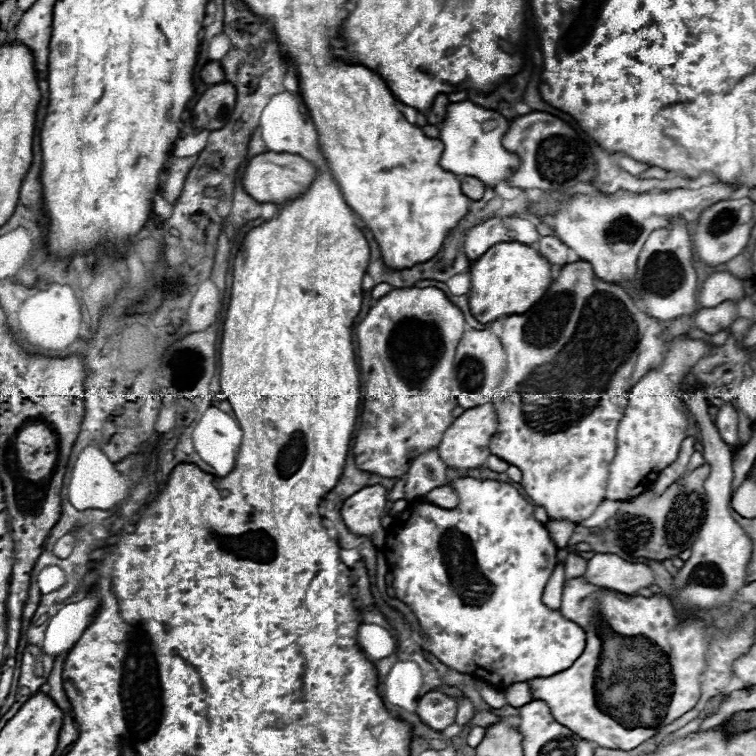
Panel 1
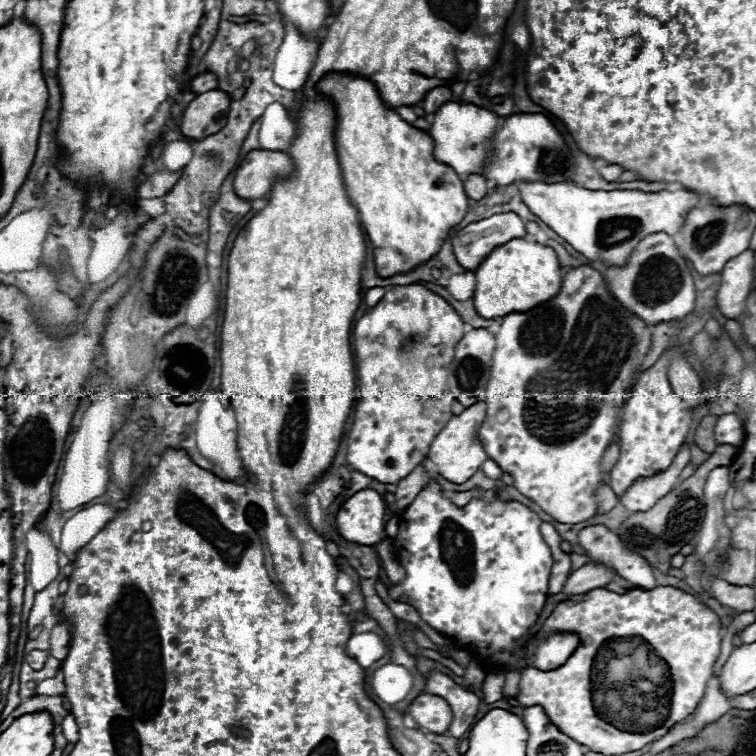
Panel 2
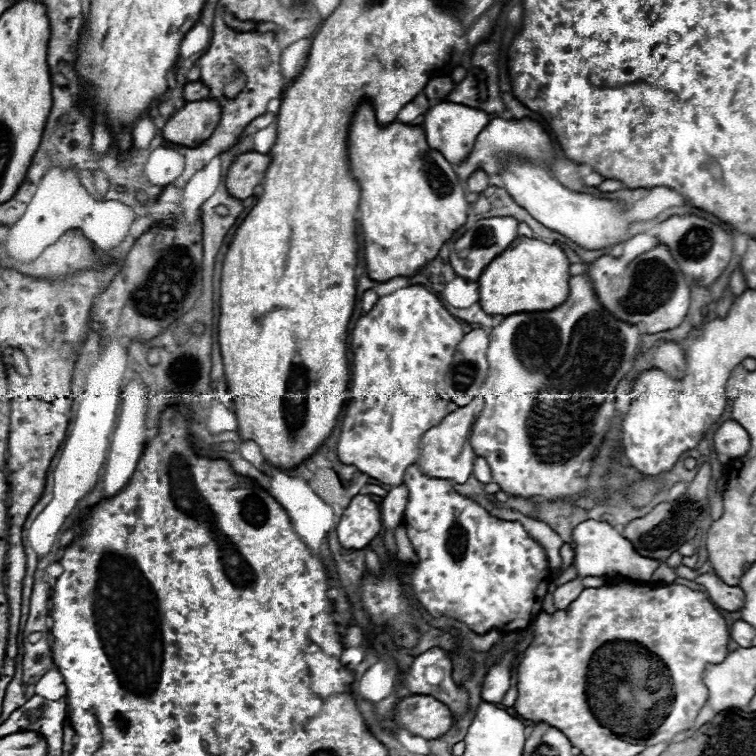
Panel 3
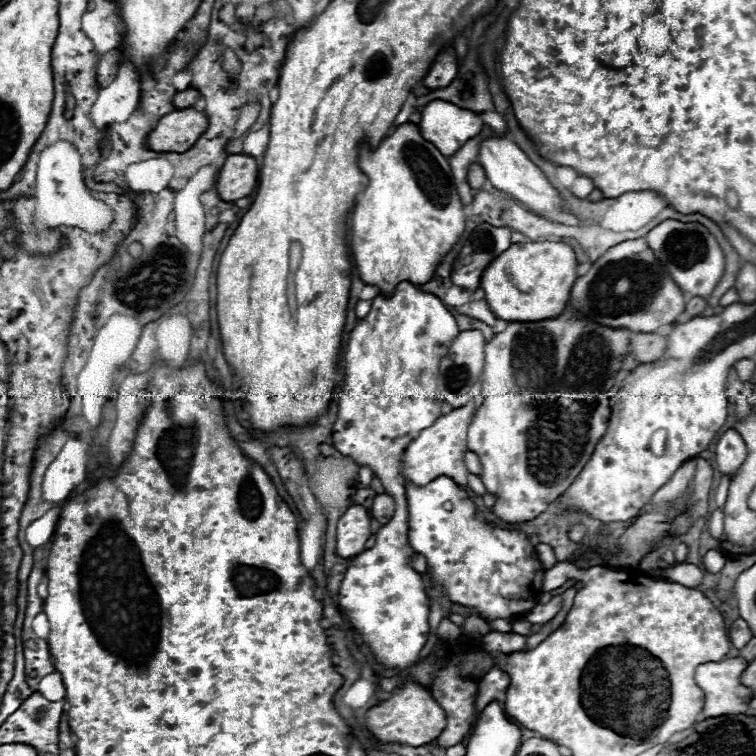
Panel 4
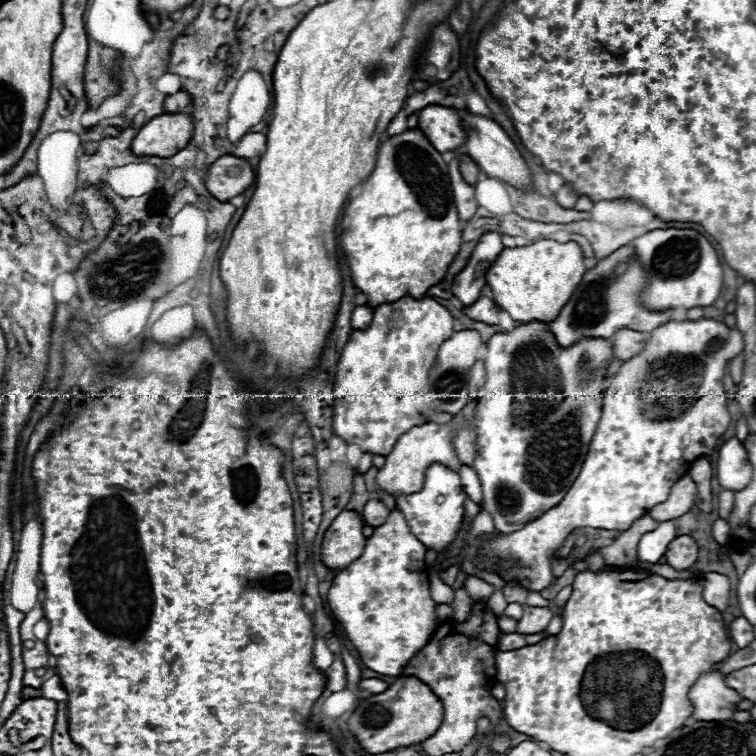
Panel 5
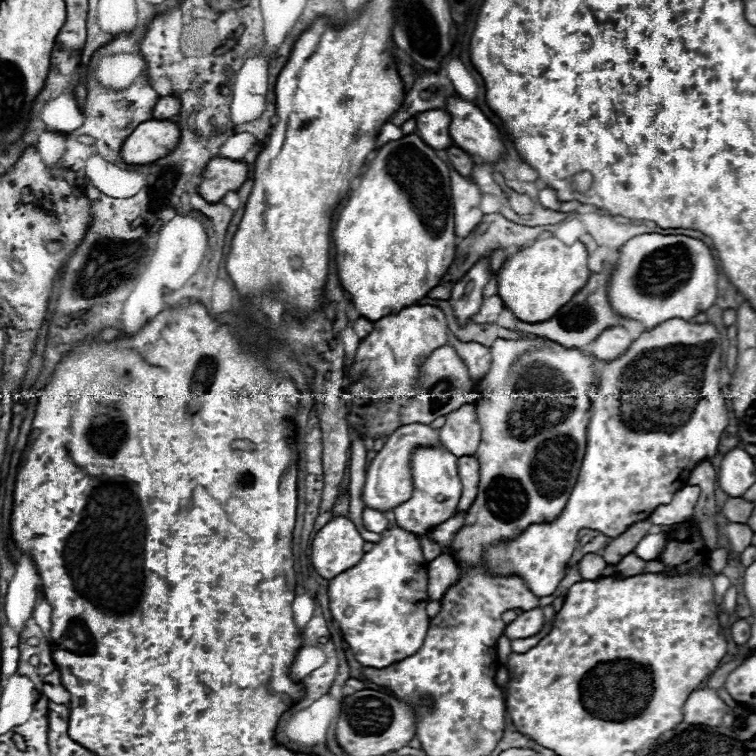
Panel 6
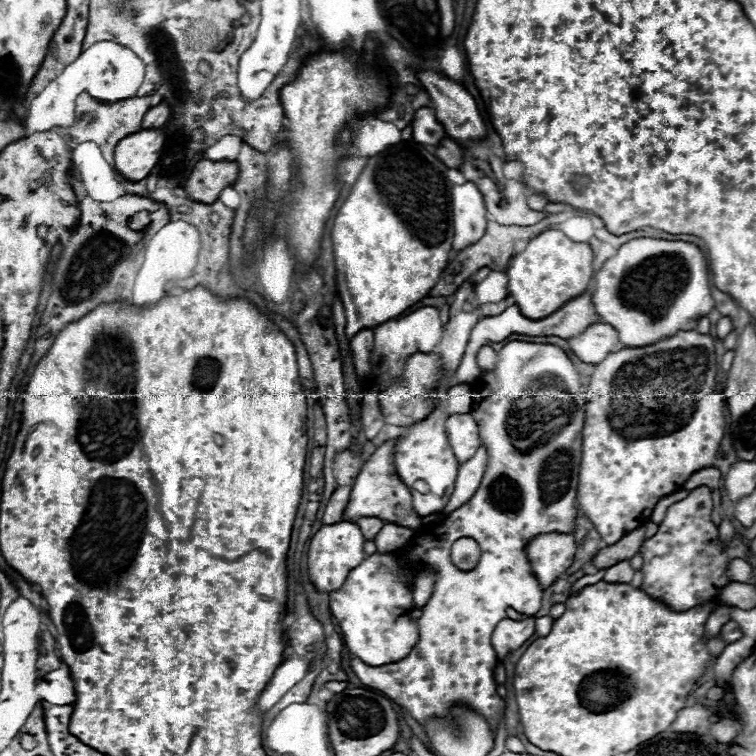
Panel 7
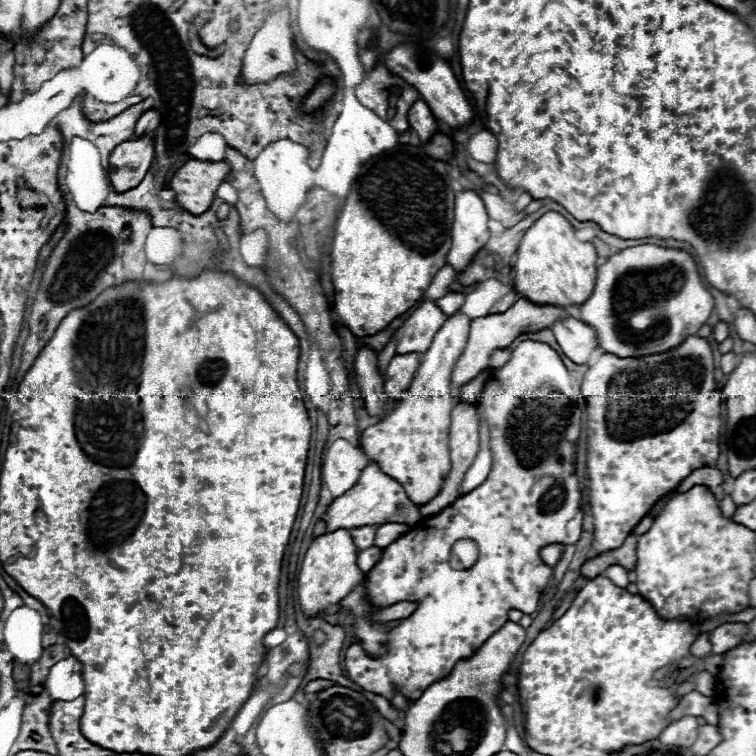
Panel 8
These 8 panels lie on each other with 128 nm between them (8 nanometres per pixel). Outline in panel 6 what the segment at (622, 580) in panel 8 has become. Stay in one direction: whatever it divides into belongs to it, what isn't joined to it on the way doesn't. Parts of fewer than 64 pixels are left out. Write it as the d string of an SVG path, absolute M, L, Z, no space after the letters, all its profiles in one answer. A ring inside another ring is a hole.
M632 552L632 554L624 556L624 558L616 564L616 570L618 570L618 576L620 576L620 578L628 578L628 576L642 574L642 572L644 572L644 566L646 566L646 562Z

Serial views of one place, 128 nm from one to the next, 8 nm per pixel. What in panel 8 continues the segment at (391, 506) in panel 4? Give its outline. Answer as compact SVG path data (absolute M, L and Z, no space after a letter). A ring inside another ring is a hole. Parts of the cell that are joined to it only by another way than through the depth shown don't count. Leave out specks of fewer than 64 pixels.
M370 524L370 526L352 528L352 530L350 530L350 534L352 534L352 538L354 538L354 544L356 544L360 550L366 550L366 548L374 546L376 530L378 530L378 526L376 526L376 524Z

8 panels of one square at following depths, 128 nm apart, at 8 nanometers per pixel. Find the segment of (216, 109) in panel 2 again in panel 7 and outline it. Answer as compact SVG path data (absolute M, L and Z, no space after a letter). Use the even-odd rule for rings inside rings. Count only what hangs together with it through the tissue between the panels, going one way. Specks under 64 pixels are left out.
M144 128L122 138L114 150L114 168L132 182L146 178L162 154L164 140L162 128Z

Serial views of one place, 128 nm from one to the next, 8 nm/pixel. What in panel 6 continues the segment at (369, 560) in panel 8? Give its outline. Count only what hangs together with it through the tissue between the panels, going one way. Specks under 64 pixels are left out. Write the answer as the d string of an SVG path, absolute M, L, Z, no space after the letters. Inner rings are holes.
M356 436L356 440L352 442L352 454L350 454L350 512L348 516L354 520L356 528L360 530L365 541L376 542L378 534L368 532L362 524L364 476L366 476L366 448L364 448L363 438Z

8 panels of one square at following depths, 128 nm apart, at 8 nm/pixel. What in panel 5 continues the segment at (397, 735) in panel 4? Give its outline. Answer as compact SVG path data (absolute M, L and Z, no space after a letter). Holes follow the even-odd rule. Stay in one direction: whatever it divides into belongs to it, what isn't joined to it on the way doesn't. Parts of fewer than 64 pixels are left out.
M398 676L386 692L360 700L348 720L348 726L366 752L382 754L400 746L420 744L440 728L442 720L444 710L438 696L416 676Z

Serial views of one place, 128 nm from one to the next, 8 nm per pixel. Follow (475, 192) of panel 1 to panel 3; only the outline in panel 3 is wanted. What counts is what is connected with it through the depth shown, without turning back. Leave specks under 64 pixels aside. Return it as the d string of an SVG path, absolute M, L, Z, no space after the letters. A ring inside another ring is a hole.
M476 170L468 180L466 180L466 186L470 192L484 192L488 186L490 186L490 180L488 176L482 172L482 170Z

